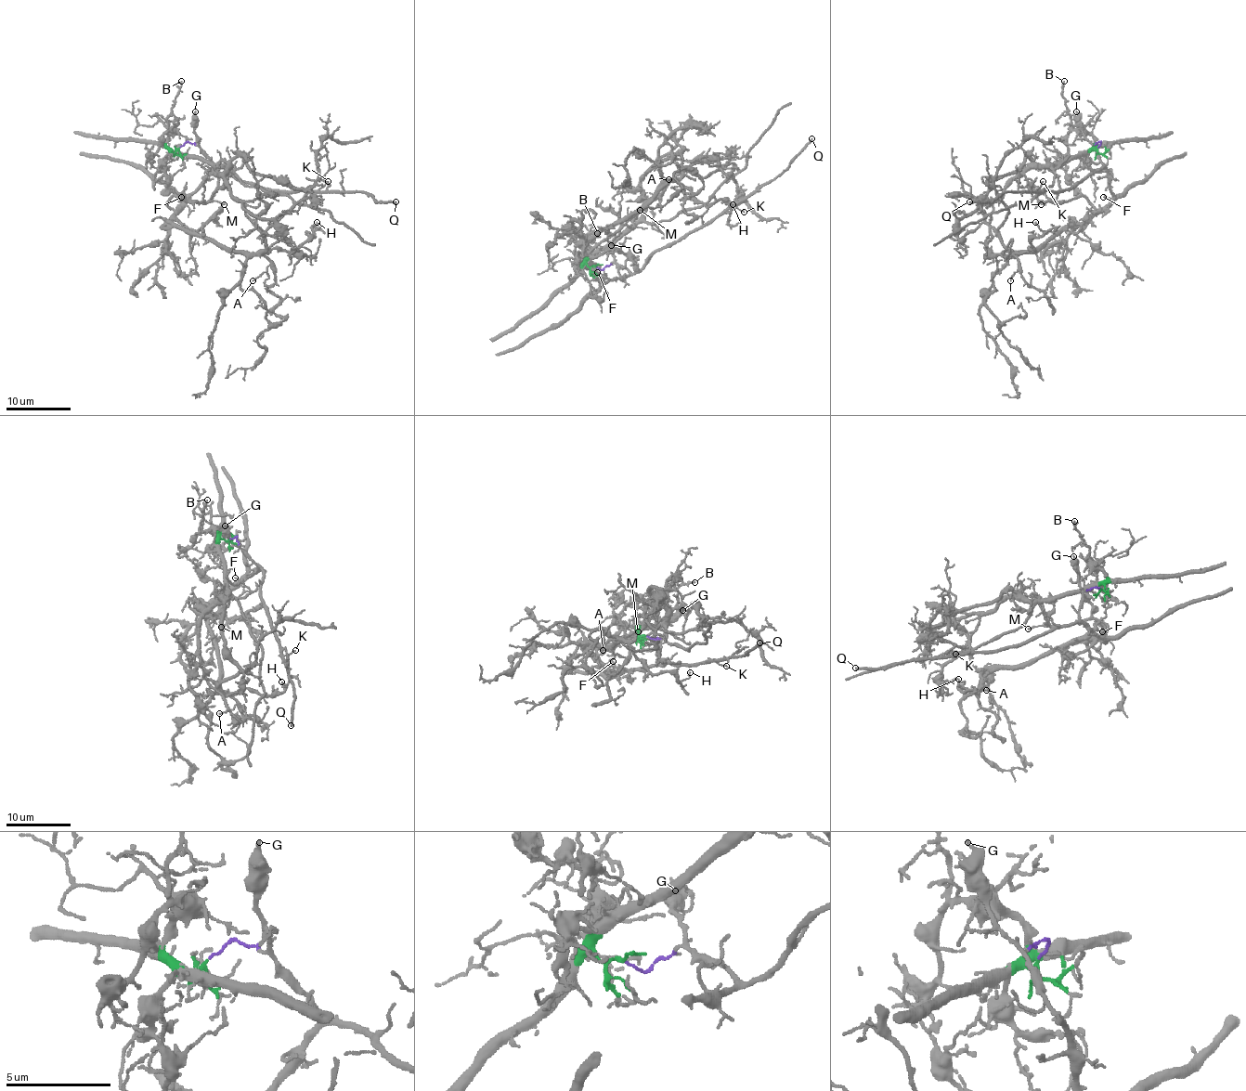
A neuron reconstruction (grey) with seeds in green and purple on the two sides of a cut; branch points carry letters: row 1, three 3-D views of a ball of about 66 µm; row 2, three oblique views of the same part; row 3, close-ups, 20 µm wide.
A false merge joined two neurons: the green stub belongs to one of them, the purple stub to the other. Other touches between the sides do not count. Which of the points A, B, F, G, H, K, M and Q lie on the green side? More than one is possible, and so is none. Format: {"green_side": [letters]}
{"green_side": ["B"]}

